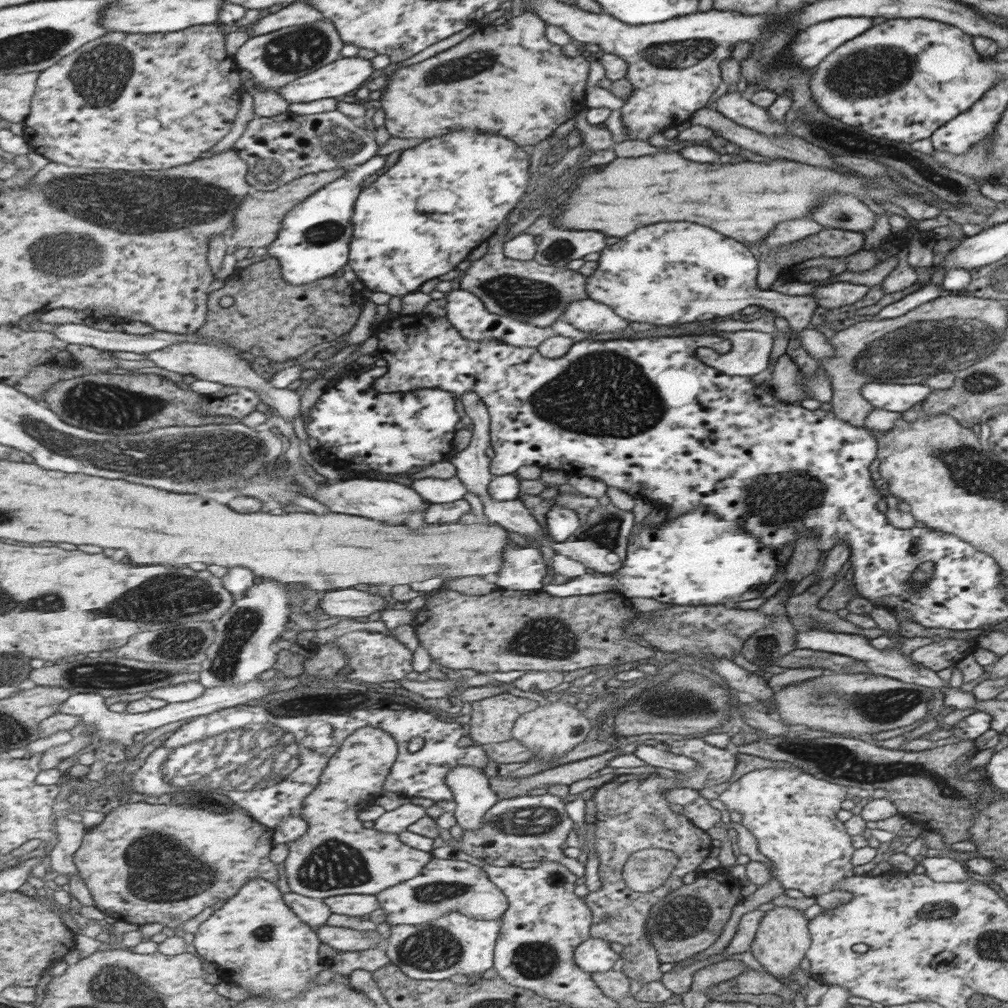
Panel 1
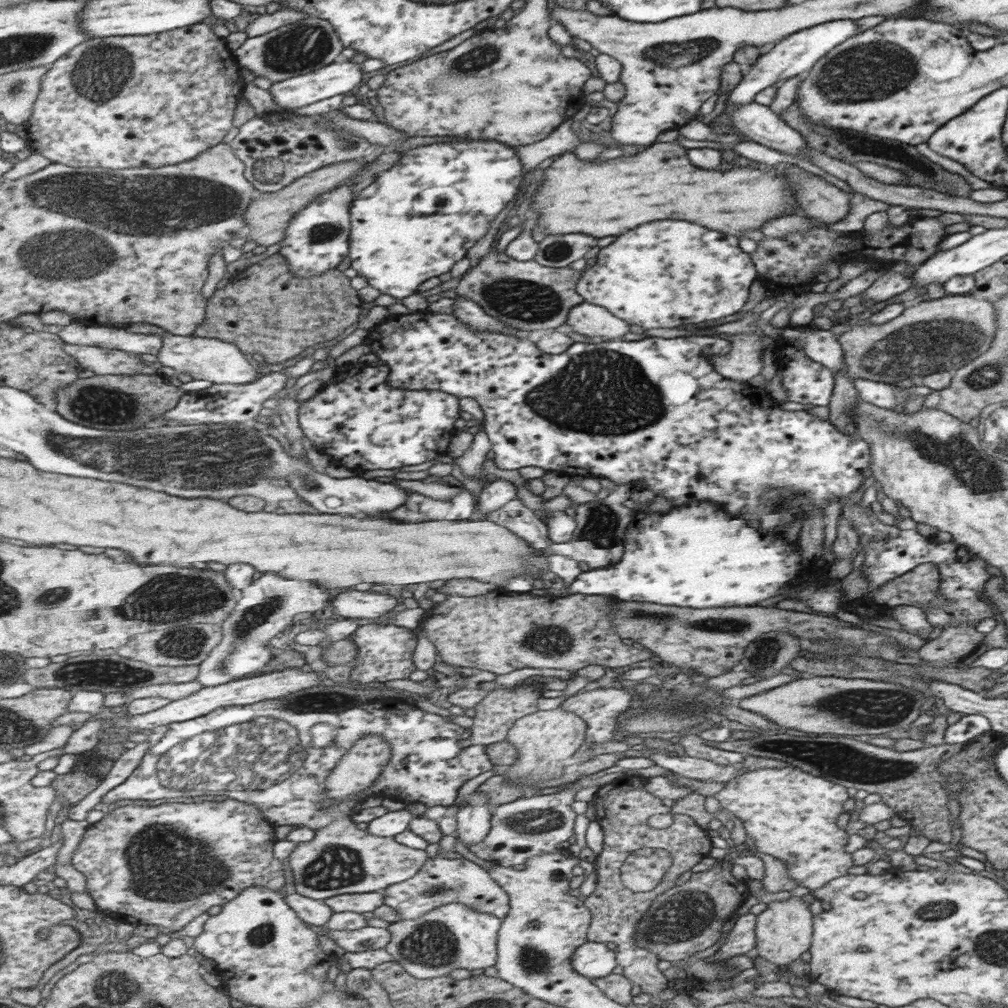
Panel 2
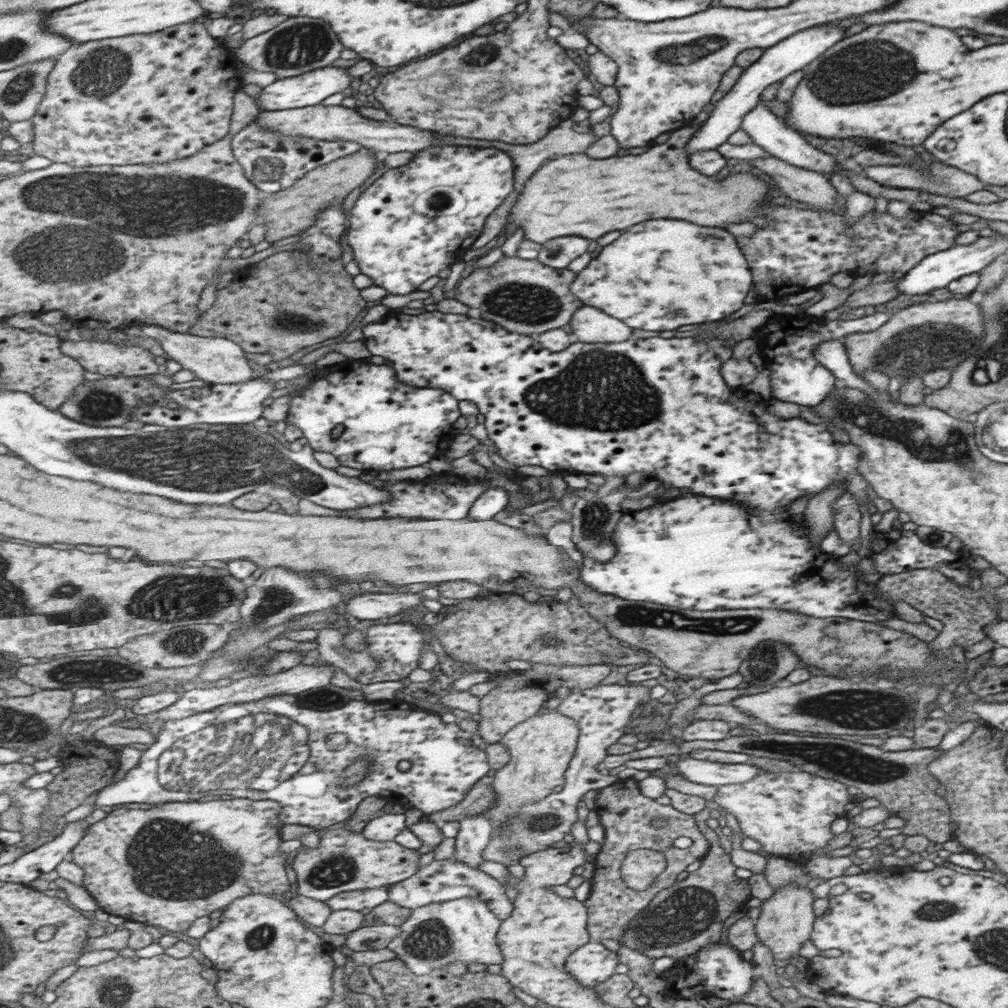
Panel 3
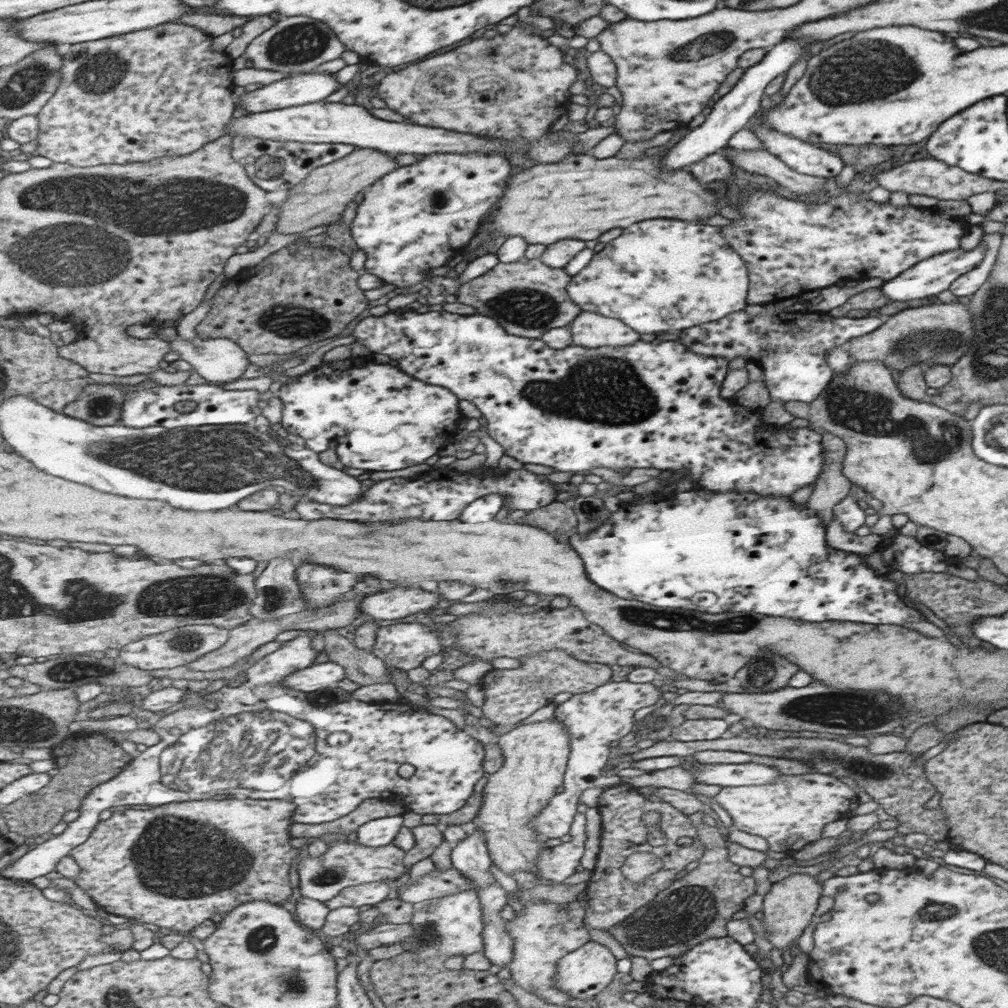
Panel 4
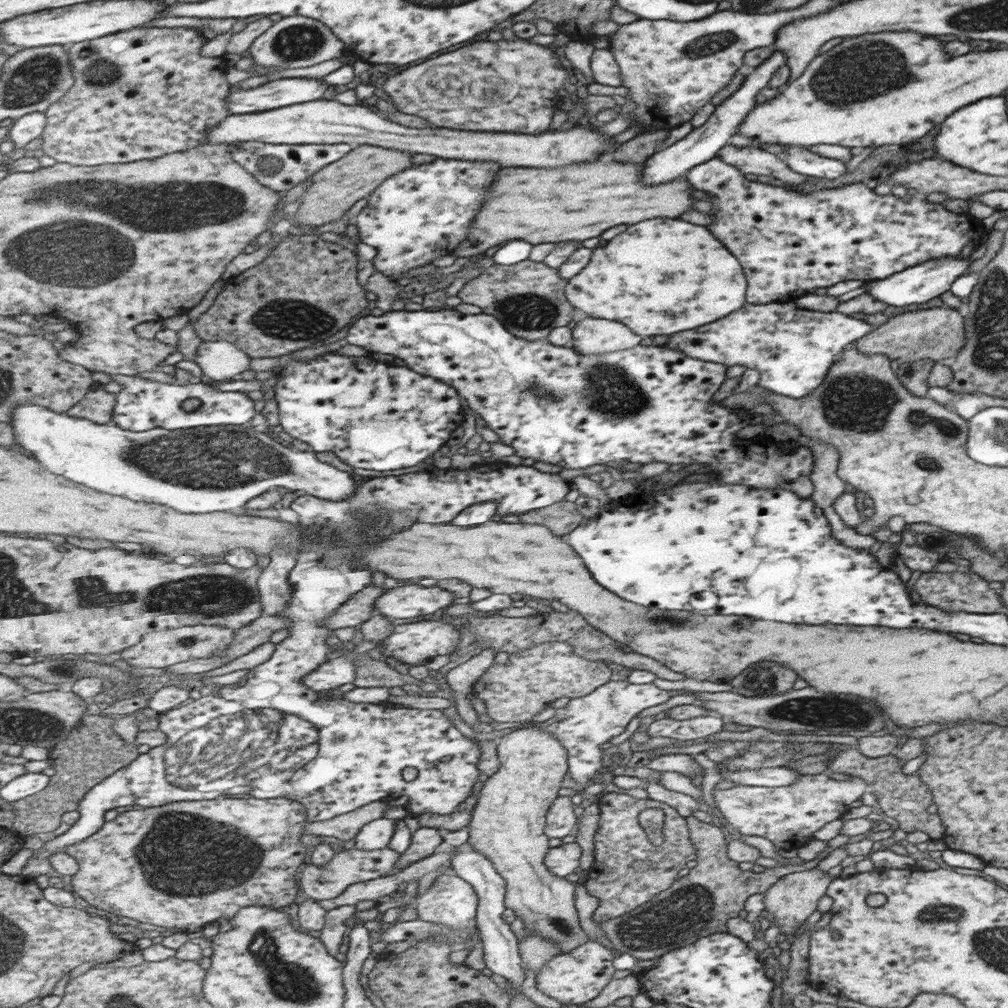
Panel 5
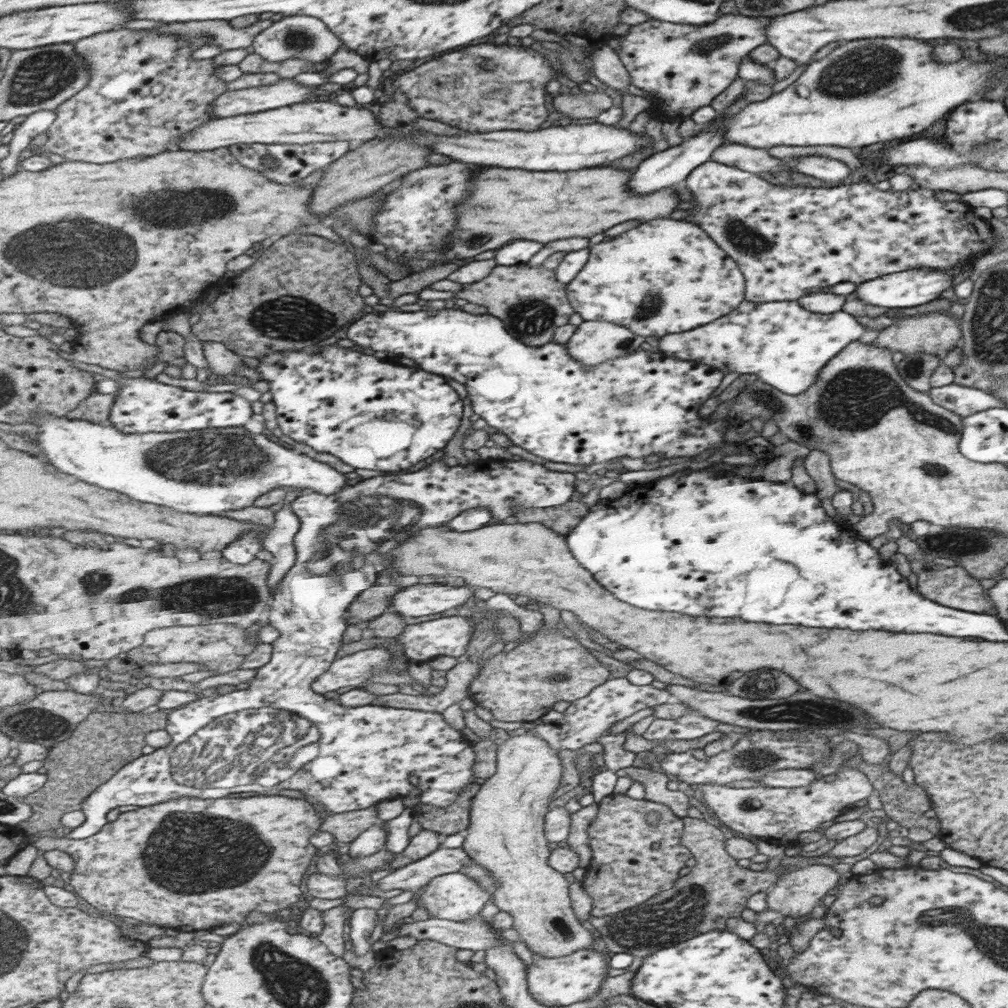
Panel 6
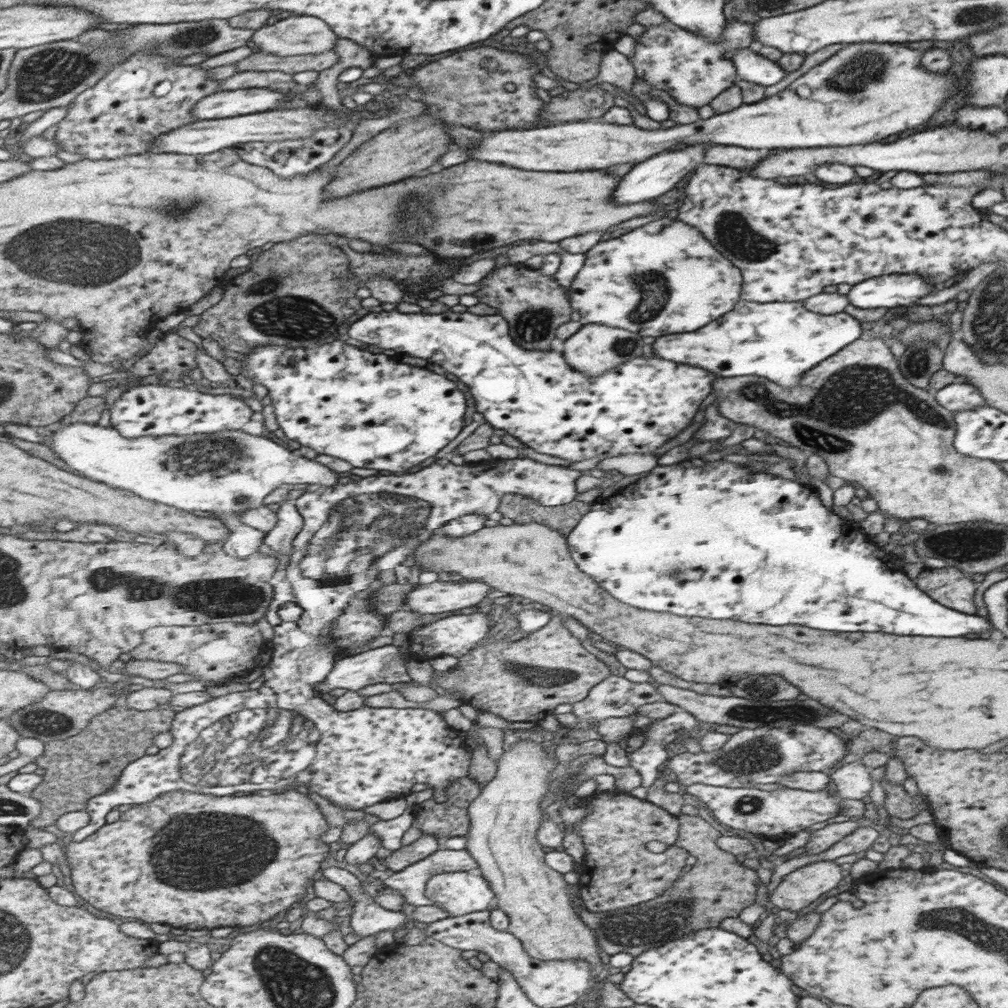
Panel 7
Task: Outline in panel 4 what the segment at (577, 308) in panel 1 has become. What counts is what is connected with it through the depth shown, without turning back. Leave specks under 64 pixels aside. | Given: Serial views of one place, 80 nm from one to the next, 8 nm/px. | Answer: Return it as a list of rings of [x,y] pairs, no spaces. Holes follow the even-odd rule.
[[[581,311],[569,326],[572,345],[589,349],[600,347],[625,347],[639,340],[639,334],[613,318],[603,318],[592,311]]]

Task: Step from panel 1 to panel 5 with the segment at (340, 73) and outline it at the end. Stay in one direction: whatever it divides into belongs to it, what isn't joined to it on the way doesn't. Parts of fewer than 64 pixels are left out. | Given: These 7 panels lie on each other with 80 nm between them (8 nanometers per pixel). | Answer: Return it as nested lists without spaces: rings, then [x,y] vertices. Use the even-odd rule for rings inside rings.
[[[282,78],[269,81],[263,86],[251,90],[233,89],[228,96],[228,109],[231,115],[260,113],[261,111],[280,109],[284,106],[316,101],[331,95],[329,86],[319,78]]]

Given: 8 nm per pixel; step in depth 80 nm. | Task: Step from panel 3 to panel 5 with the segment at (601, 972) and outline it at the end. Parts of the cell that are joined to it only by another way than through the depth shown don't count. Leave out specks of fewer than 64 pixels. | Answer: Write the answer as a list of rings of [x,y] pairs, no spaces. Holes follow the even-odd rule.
[[[590,940],[573,950],[554,956],[553,959],[545,962],[543,970],[537,972],[535,988],[563,1005],[581,1005],[595,998],[605,984],[614,977],[616,970],[611,964],[614,958],[612,951],[603,941]]]

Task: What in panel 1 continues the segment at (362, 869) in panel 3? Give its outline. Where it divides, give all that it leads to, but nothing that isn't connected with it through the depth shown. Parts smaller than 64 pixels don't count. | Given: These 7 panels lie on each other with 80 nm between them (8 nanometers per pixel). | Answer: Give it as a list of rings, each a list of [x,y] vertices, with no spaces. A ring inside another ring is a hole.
[[[376,727],[361,728],[345,739],[335,753],[325,772],[321,775],[317,788],[306,798],[301,816],[309,823],[305,836],[288,843],[289,853],[283,862],[287,883],[291,891],[303,896],[325,899],[344,894],[376,894],[383,890],[411,880],[432,860],[429,851],[419,850],[401,841],[399,834],[365,828],[359,820],[358,812],[365,806],[374,804],[377,796],[384,790],[384,784],[397,762],[399,748],[397,740],[383,729]]]

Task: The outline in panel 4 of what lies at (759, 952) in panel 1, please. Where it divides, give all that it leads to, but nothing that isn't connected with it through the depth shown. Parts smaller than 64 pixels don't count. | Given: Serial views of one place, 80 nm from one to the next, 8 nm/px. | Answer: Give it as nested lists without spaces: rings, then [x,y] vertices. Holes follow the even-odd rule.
[[[790,874],[774,882],[763,895],[762,910],[764,920],[761,920],[766,939],[775,948],[783,951],[801,934],[801,930],[809,924],[819,894],[822,894],[822,882],[807,874]]]

